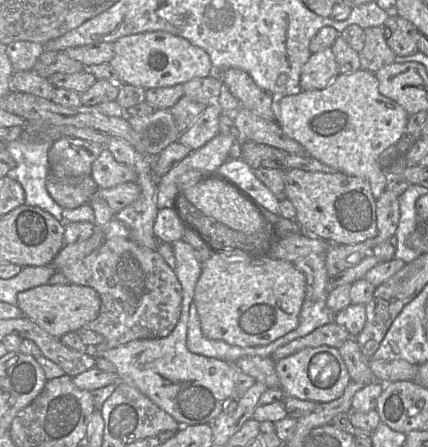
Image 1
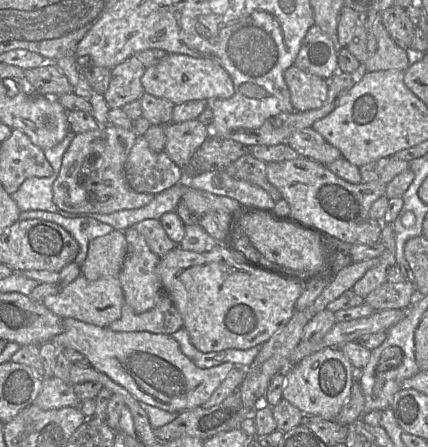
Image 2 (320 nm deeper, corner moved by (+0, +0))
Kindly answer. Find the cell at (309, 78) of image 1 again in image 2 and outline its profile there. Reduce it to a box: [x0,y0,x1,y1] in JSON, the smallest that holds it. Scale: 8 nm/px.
[284,65,328,112]

